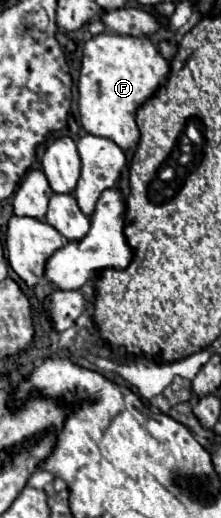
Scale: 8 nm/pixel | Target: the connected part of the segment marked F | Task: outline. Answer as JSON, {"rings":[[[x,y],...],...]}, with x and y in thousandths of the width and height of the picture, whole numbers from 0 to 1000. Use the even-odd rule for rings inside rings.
{"rings":[[[452,64],[398,75],[371,95],[371,133],[353,153],[353,210],[362,237],[407,261],[507,268],[552,288],[606,288],[633,253],[606,222],[652,191],[688,187],[706,168],[760,145],[760,118],[724,106],[715,91],[670,71],[570,71],[516,64]]]}

